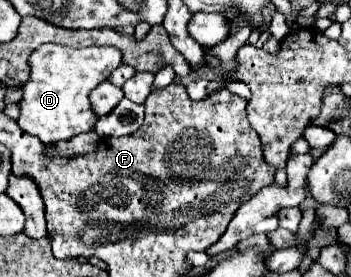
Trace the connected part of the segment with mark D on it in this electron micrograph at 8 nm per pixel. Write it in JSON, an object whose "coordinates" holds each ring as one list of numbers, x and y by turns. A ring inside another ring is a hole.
{"coordinates":[[43,44,37,50,31,52,29,56,29,68,31,76,23,84,23,98,19,102,19,118,17,124,23,132,29,132,37,136,43,144,55,144,59,140,71,140,77,134,93,130,97,118,91,110,89,94,91,90,101,84,103,80,109,78,109,74,121,66,123,54,115,46,91,46,91,48,69,48,69,46,59,46,59,44]]}

